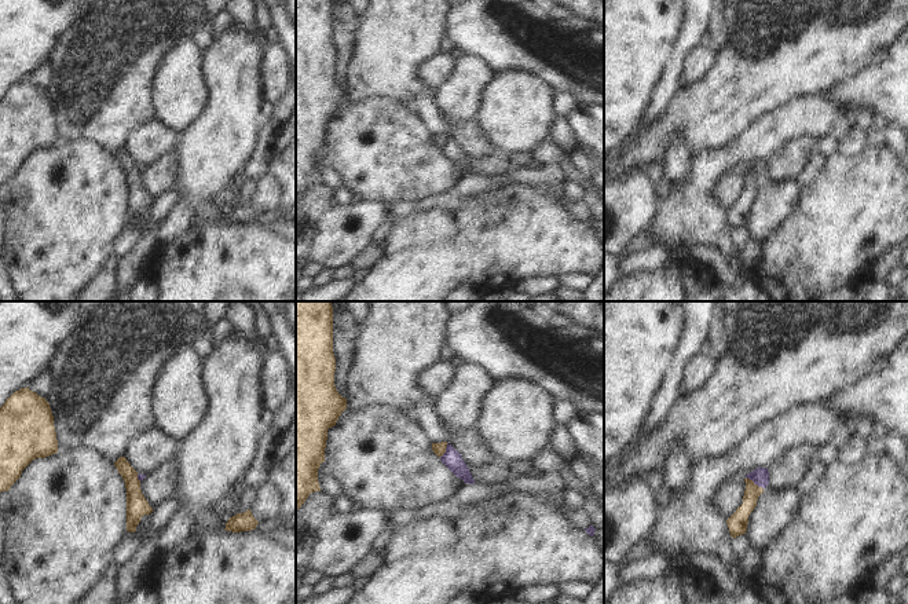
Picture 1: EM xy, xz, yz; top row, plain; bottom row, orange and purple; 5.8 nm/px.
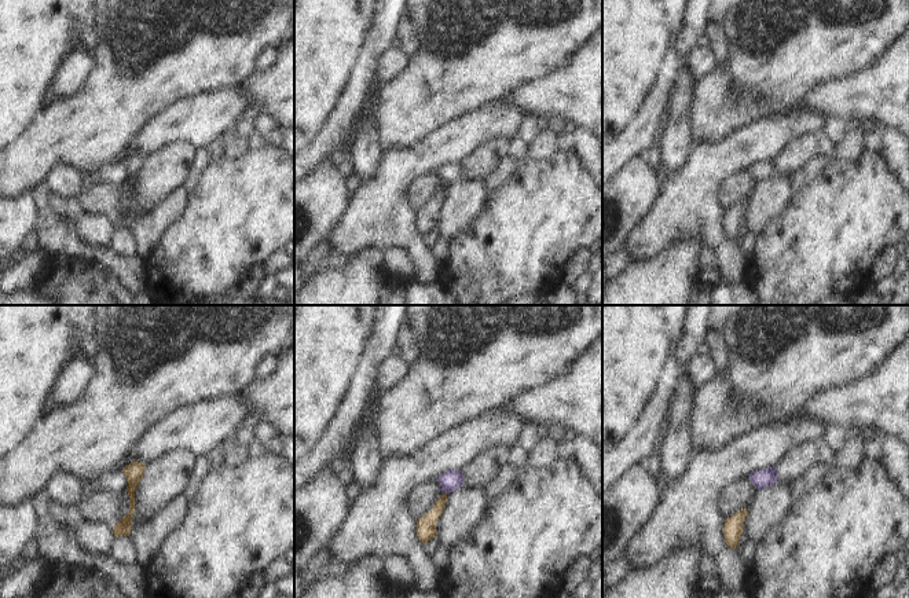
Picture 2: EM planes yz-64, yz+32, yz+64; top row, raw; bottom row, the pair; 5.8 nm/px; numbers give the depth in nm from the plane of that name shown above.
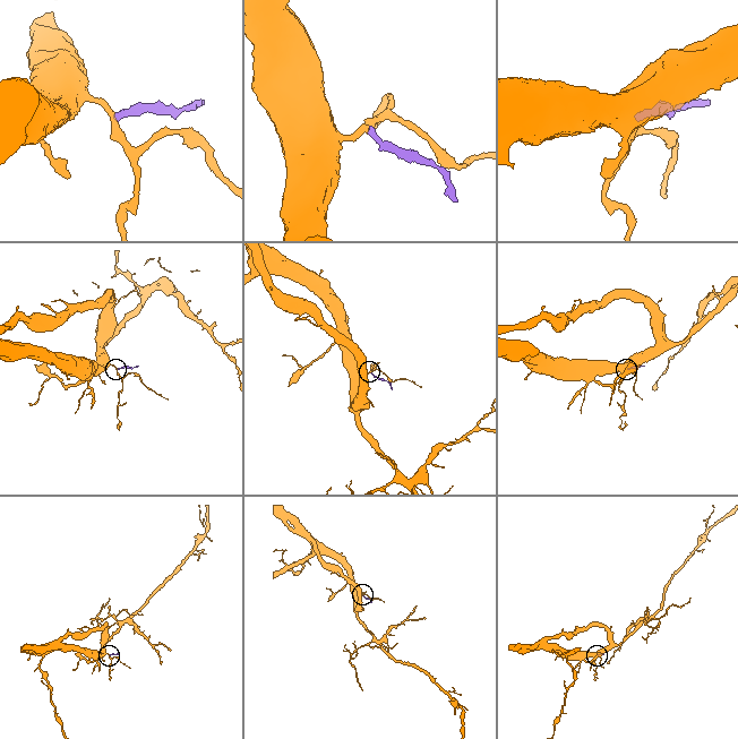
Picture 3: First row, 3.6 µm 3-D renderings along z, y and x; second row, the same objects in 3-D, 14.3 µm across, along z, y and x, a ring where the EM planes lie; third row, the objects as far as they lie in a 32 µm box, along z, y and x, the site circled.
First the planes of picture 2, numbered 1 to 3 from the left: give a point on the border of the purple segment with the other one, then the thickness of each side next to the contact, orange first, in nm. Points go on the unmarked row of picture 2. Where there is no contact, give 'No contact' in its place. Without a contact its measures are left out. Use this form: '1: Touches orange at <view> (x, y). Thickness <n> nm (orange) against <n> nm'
1: No contact
2: Touches orange at yz+32 (446, 186). Thickness 110 nm (orange) against 120 nm
3: No contact

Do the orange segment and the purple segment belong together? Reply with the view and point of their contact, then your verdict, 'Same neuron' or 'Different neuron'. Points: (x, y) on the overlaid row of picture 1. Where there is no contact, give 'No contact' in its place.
Touches orange at yz (753, 482). Different neuron

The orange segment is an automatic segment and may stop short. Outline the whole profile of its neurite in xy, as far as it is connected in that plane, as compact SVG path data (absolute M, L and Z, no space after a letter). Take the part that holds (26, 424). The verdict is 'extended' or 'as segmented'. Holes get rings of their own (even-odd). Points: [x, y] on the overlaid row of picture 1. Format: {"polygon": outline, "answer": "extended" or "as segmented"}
{"polygon": "M28 387L15 391L0 407L0 493L8 491L33 460L55 453L50 403Z", "answer": "as segmented"}

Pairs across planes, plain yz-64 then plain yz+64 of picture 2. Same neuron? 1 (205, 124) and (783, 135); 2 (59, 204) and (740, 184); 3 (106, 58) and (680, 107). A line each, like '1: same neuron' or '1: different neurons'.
1: same neuron
2: same neuron
3: different neurons

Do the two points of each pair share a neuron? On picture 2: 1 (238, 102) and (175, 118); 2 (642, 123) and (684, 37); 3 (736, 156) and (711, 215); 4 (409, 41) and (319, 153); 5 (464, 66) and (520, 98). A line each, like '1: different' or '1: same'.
1: same
2: same
3: same
4: different
5: different

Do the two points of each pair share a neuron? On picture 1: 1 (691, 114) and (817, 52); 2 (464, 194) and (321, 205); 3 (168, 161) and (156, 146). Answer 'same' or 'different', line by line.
1: same
2: same
3: different

